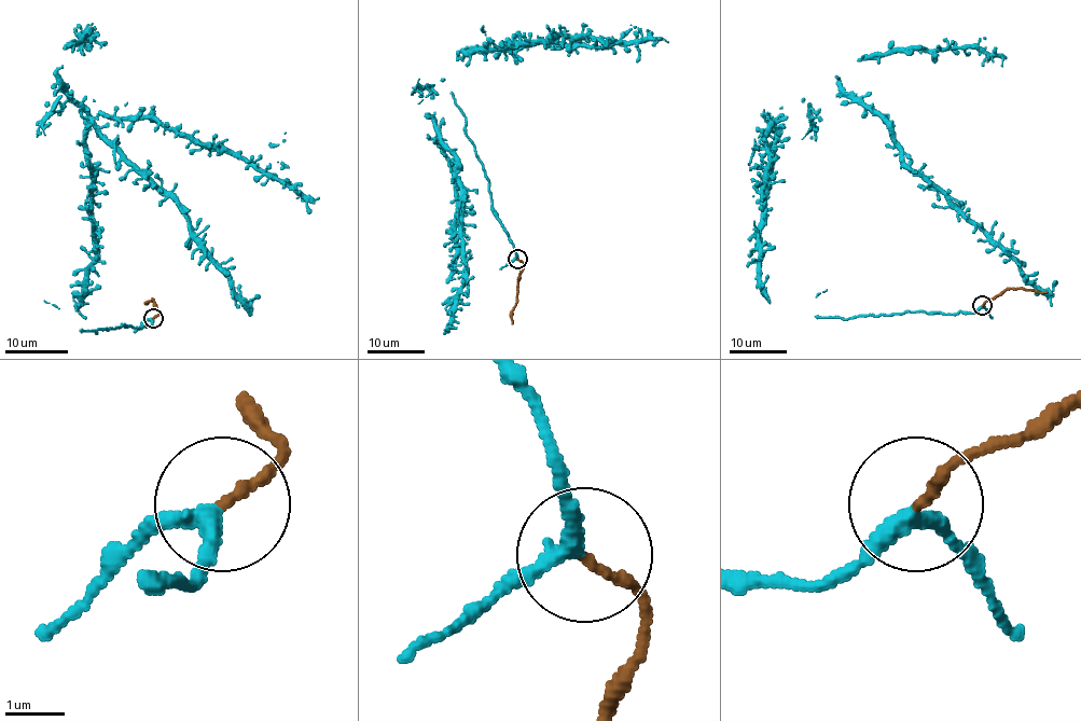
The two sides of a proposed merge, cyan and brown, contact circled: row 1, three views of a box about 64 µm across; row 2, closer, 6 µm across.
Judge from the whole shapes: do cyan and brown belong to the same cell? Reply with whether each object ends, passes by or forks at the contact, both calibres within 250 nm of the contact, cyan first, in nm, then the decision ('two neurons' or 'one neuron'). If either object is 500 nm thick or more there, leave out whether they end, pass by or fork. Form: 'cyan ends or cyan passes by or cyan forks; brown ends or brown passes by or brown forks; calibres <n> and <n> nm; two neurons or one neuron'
cyan passes by; brown ends; calibres 260 and 160 nm; two neurons

